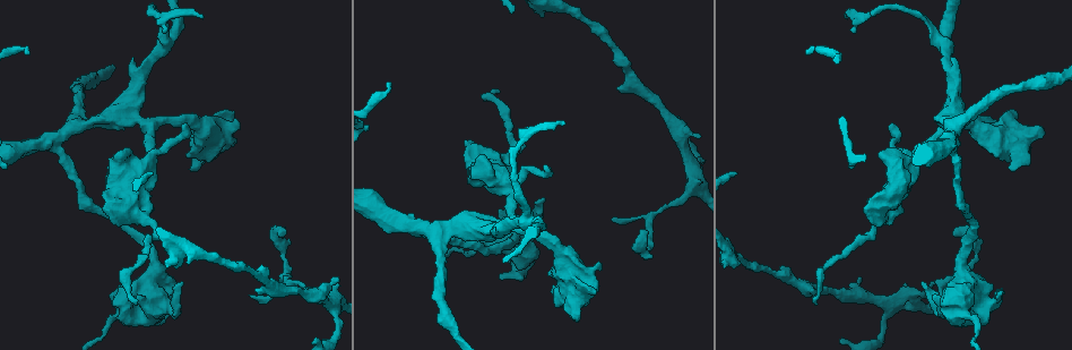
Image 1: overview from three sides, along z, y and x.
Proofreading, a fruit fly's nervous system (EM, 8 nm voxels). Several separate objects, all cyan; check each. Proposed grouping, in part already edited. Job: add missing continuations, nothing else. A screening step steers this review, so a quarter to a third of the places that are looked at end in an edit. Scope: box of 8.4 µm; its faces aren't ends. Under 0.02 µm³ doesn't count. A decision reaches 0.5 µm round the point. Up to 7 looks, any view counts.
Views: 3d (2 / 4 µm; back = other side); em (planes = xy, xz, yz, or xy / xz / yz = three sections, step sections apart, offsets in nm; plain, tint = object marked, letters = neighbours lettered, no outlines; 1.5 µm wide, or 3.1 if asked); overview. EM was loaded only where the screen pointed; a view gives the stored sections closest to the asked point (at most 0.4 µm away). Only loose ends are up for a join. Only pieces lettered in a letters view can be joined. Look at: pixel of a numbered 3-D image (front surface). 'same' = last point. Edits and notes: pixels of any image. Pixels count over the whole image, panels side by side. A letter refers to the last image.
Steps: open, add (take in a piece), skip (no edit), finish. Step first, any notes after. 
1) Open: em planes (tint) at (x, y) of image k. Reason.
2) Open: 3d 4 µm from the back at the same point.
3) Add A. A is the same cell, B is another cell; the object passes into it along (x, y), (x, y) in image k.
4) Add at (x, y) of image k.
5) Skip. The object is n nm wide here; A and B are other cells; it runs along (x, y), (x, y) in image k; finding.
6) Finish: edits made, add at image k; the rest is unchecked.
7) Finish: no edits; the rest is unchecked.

Open: em xz step 4 (tint) at (236, 122) of image 1.

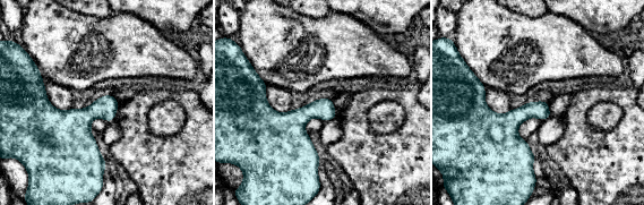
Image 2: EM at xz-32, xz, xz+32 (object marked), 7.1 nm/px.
Open: em planes (letters) at the same point. Cut it another way.

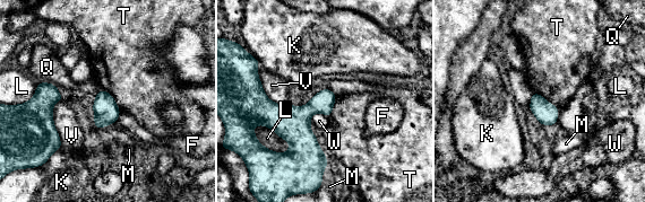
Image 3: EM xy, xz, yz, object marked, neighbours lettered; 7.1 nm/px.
Skip. The longest contact is with V, 360 nm; F, K, L, M, Q, T, V and W are other cells; a border runs along (100, 88), (112, 96), (121, 111) in image 3; none of them fits.

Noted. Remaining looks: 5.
Open: em xy step 4 (letters) at (642, 229) of image 1. Branch stops here.

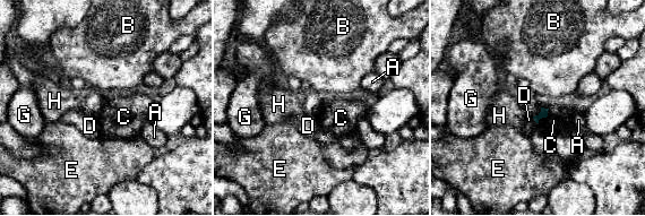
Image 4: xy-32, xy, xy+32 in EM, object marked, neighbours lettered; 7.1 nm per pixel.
Open: em planes (letters) at the same point. Cut it another way.

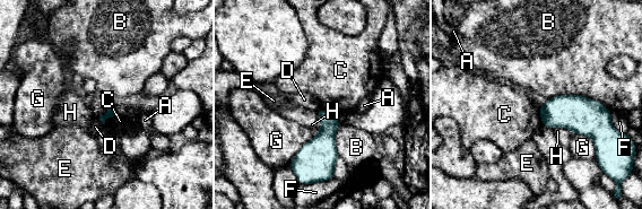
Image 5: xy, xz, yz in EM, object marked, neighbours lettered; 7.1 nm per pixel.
Skip. The longest contact is with B, 460 nm; A, B, C, D, E, F, G and H are other cells; none of them fits.

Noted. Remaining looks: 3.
Open: em planes (letters) at (904, 210) of image 1. Branch stops here.

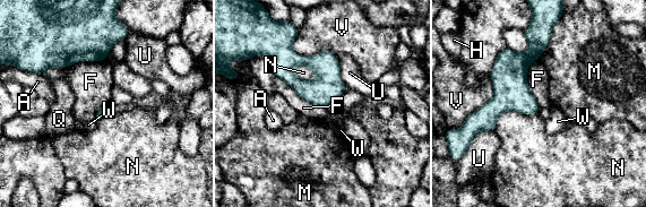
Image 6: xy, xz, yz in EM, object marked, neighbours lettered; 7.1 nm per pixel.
Skip. A, F, H, M, N, Q, U, V and W are other cells; a border runs along (275, 75), (301, 97), (325, 106) in image 6; none of them fits.

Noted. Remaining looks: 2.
Finish: no edits; the rest is unchecked.

